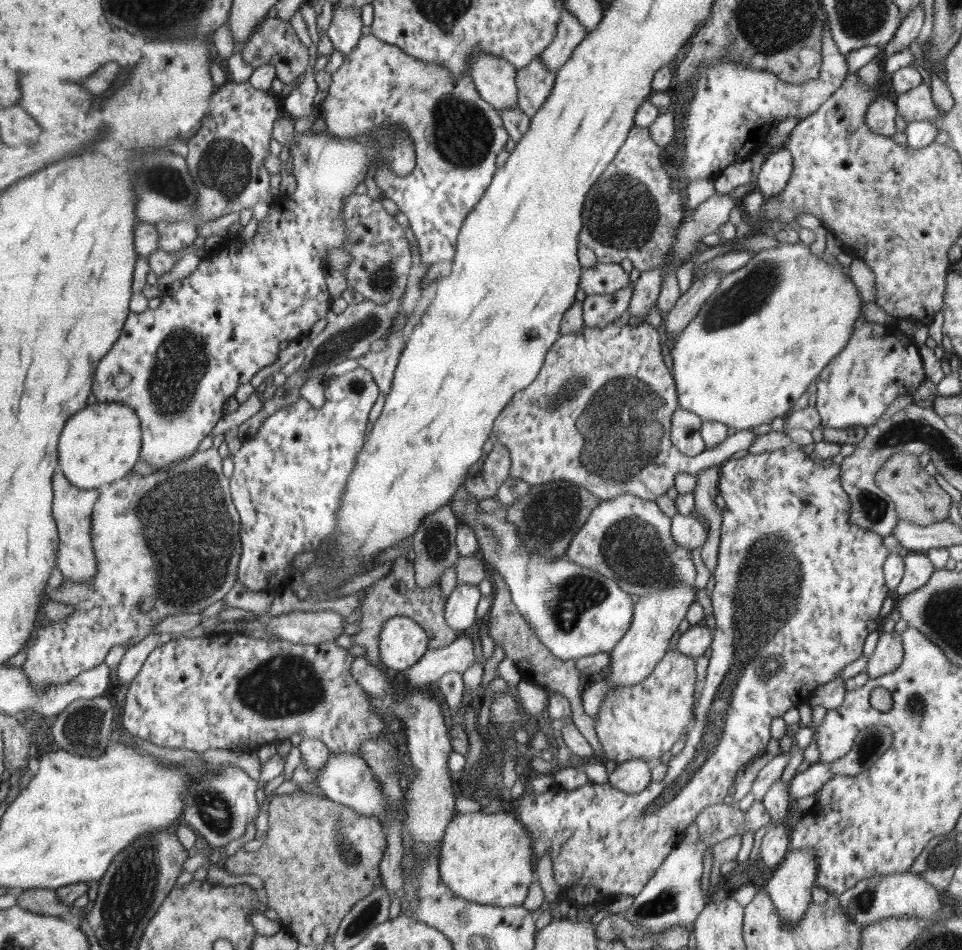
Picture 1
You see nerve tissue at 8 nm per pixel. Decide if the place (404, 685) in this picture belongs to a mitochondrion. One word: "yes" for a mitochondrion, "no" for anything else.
no

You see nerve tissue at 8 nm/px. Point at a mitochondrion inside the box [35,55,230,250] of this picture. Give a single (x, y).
(164, 179)

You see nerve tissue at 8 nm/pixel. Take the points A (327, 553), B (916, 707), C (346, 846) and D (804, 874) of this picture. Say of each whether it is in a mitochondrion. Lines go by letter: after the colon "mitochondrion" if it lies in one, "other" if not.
A: other
B: mitochondrion
C: mitochondrion
D: other

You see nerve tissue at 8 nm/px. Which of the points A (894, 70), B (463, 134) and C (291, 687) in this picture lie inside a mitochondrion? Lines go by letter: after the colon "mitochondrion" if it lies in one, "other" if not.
A: other
B: mitochondrion
C: mitochondrion

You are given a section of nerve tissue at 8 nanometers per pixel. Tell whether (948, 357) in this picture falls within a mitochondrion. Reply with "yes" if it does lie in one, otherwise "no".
no

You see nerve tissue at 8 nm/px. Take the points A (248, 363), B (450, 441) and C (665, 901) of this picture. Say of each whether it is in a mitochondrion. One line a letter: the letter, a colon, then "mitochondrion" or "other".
A: other
B: other
C: mitochondrion

